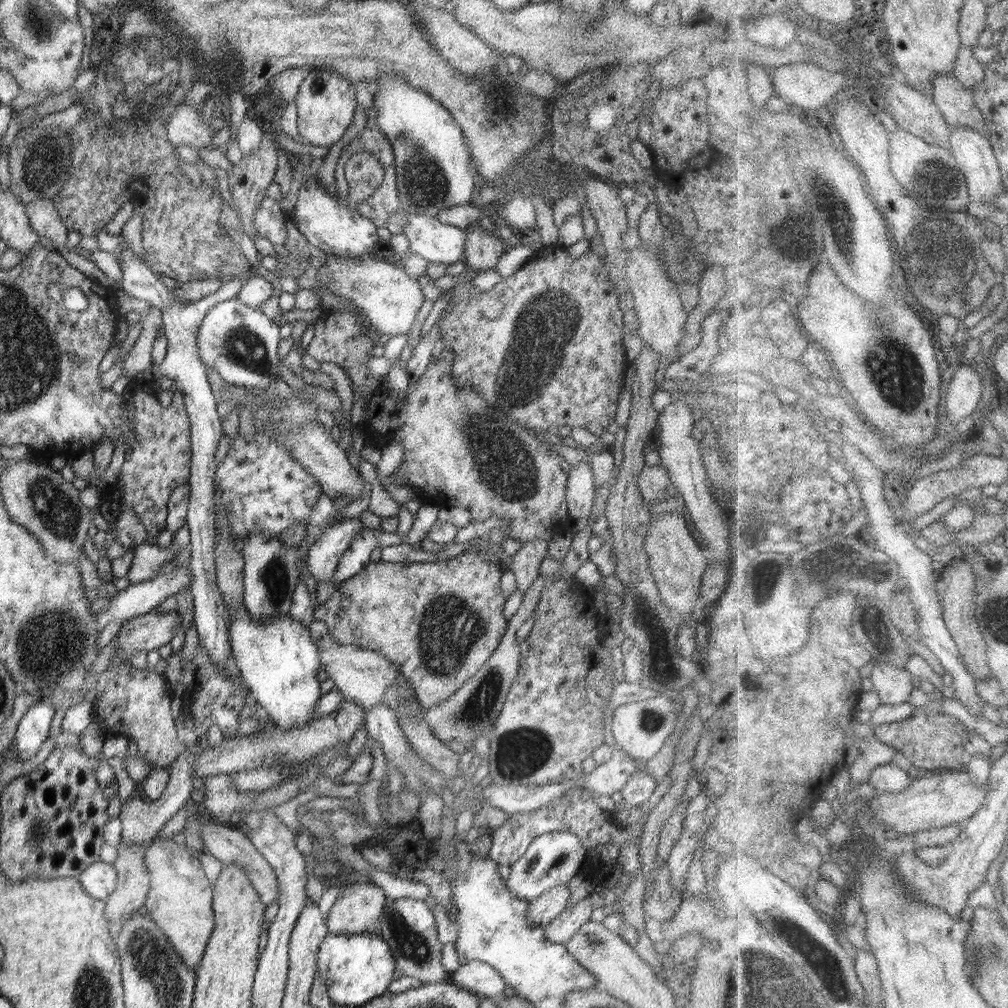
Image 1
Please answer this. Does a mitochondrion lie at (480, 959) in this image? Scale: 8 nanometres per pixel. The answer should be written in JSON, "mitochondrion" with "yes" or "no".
{"mitochondrion":"no"}

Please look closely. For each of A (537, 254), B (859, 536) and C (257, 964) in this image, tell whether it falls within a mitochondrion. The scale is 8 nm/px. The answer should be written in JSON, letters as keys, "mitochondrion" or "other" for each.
{"A":"other","B":"other","C":"other"}

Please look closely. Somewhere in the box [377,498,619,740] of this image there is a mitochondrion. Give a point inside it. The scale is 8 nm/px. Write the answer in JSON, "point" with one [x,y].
{"point":[449,629]}

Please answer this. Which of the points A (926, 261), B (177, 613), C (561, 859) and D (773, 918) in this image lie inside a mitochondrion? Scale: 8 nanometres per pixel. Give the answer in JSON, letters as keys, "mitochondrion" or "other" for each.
{"A":"mitochondrion","B":"other","C":"mitochondrion","D":"mitochondrion"}

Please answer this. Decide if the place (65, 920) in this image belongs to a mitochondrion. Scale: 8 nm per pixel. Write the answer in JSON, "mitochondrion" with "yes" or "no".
{"mitochondrion":"no"}

